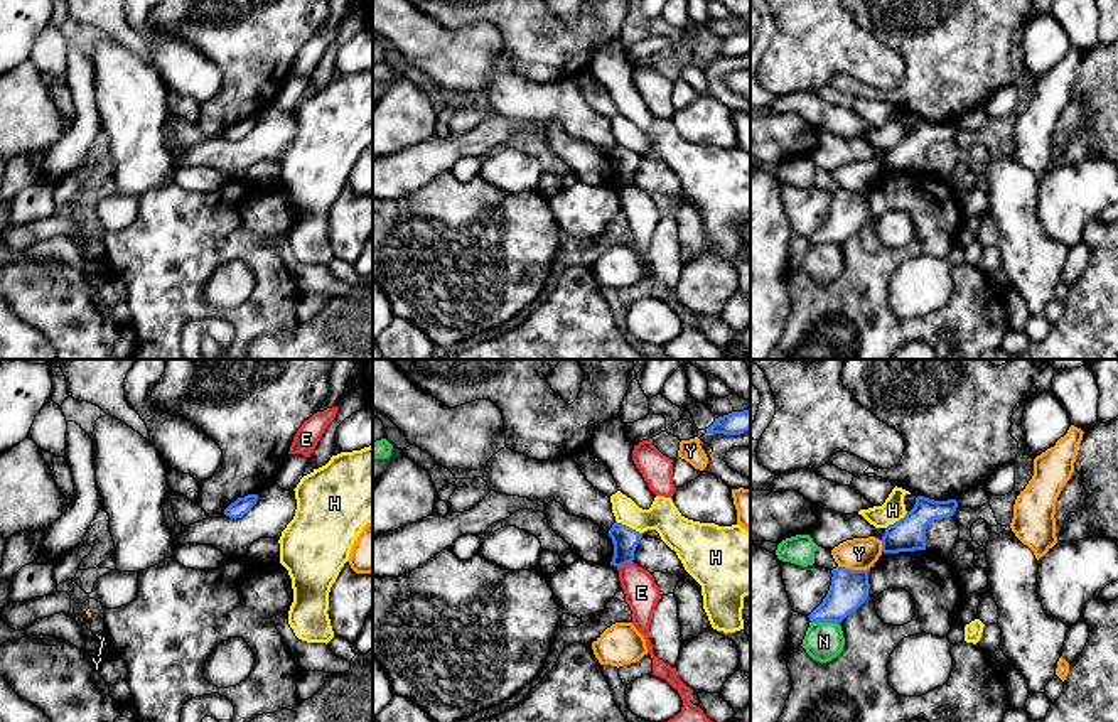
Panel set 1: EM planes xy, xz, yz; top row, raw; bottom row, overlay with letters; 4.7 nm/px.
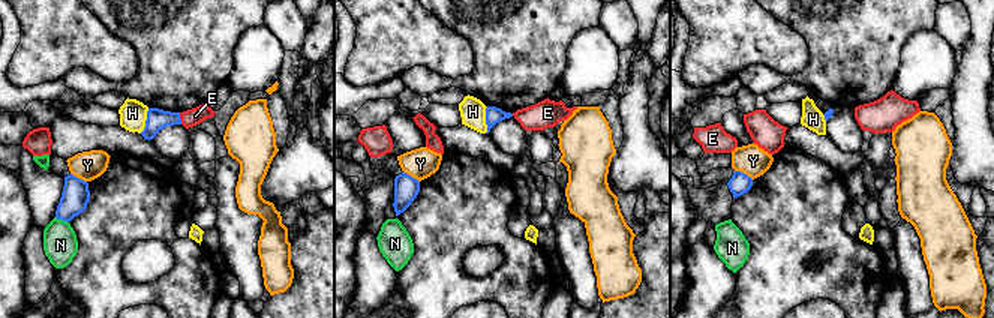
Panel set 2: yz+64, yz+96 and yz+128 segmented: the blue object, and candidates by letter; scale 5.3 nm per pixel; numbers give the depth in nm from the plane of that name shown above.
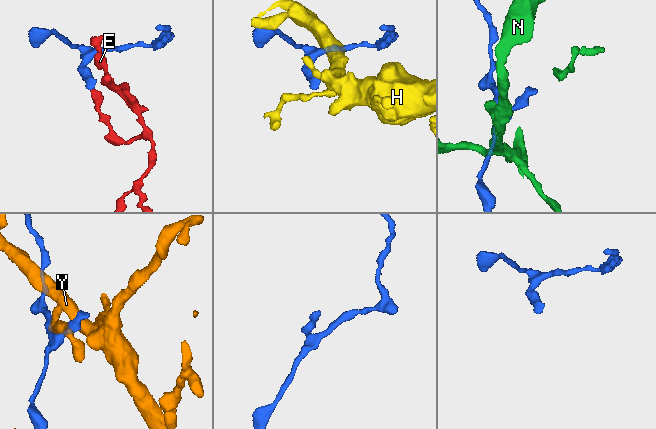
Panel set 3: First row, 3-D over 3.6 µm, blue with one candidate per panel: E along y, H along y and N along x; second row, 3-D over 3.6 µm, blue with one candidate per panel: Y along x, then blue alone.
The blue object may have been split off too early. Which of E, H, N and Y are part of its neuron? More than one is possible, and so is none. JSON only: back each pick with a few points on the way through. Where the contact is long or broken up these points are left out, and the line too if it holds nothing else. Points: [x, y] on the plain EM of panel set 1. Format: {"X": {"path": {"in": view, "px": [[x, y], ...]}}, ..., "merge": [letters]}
{"merge": []}

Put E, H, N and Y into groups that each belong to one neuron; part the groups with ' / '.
E / H / N / Y

